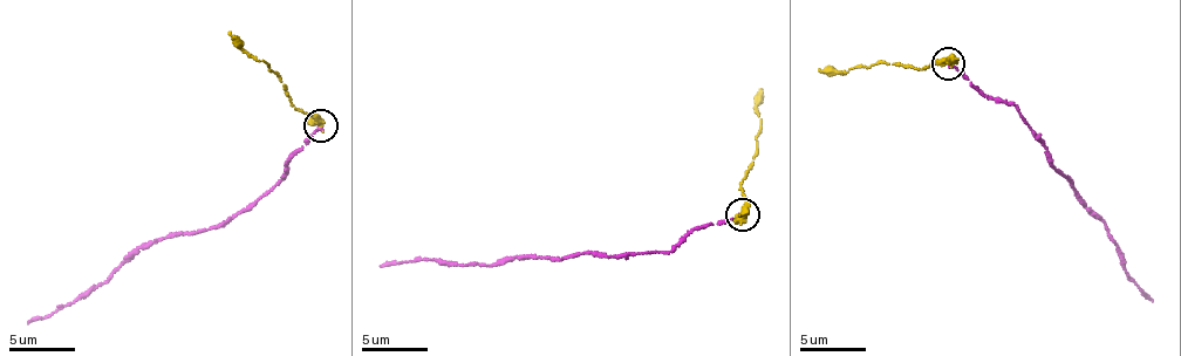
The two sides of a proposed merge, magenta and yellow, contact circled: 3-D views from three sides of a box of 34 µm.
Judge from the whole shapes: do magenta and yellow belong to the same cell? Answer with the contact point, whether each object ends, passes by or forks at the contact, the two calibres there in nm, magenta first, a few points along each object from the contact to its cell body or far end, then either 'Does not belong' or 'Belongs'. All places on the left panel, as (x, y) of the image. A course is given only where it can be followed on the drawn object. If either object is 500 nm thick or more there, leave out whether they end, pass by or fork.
Place: (321, 125). At the ring magenta ends. At the ring yellow passes by. Thickness 200 nm (magenta) against 360 nm. Course of magenta: (322, 128), (291, 152), (281, 179), (229, 219), (145, 245), (103, 282), (27, 322). Course of yellow: (321, 127), (289, 98), (279, 76), (264, 61), (237, 46), (229, 33). Does not belong

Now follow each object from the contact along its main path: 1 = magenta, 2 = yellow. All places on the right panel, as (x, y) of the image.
1: (949, 63), (980, 89), (1014, 105), (1049, 153), (1050, 165), (1084, 199), (1117, 242), (1125, 271), (1152, 301)
2: (947, 64), (912, 67), (883, 62), (827, 75), (820, 70)

